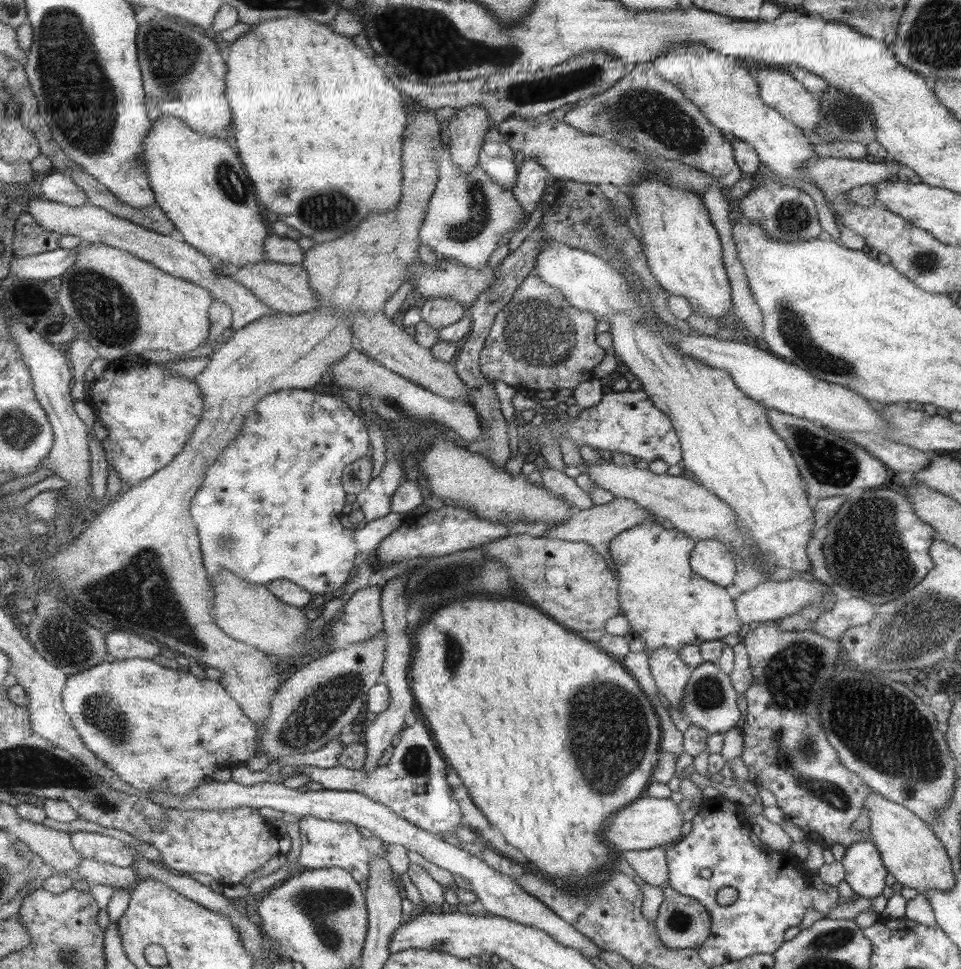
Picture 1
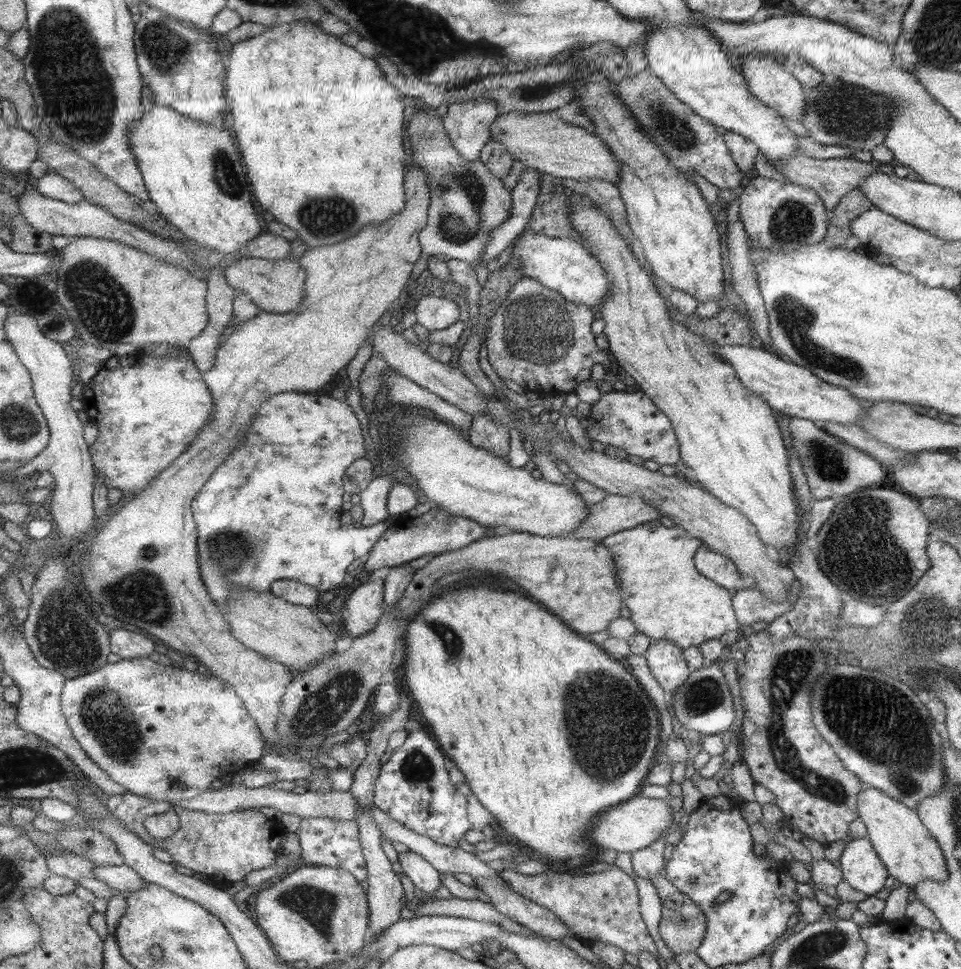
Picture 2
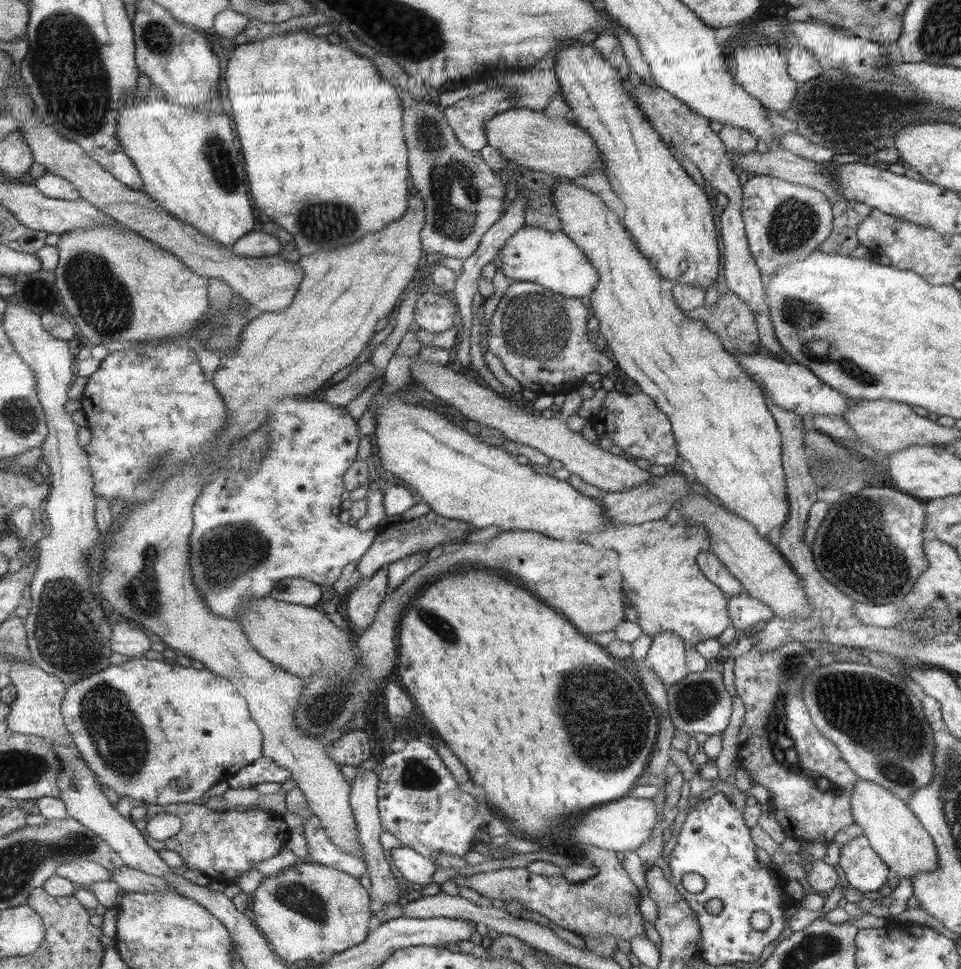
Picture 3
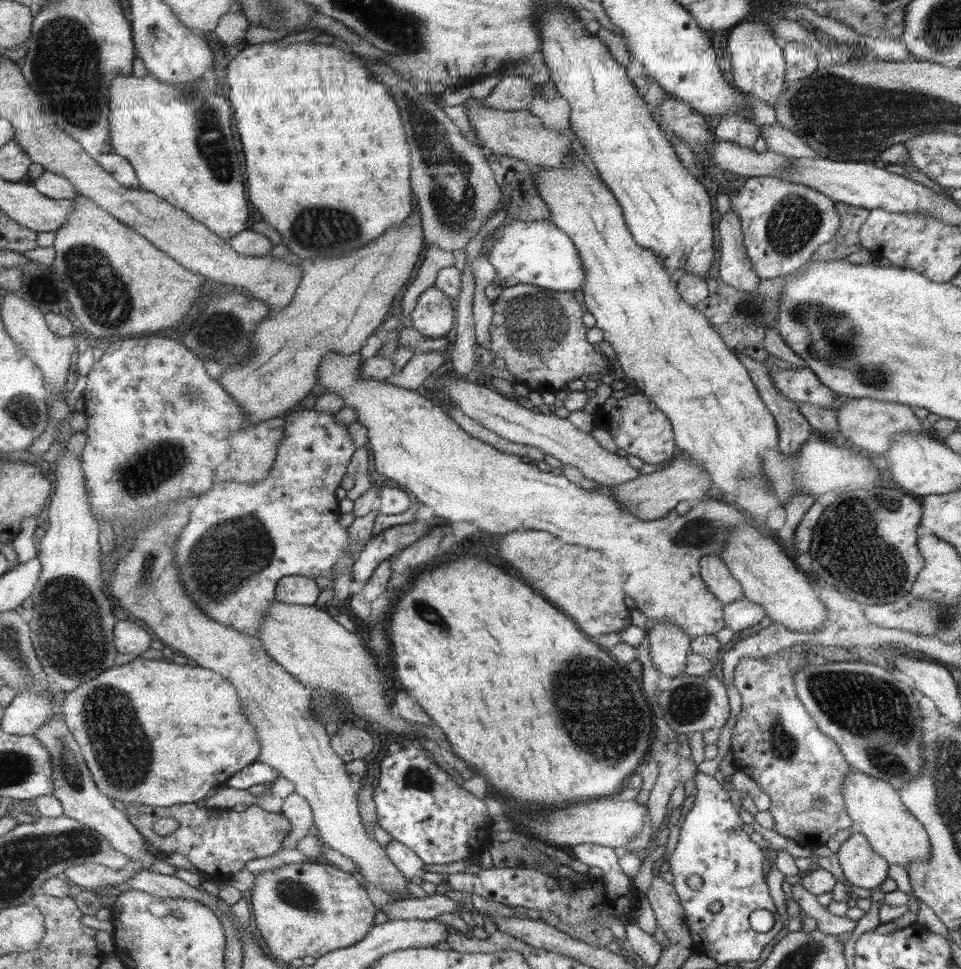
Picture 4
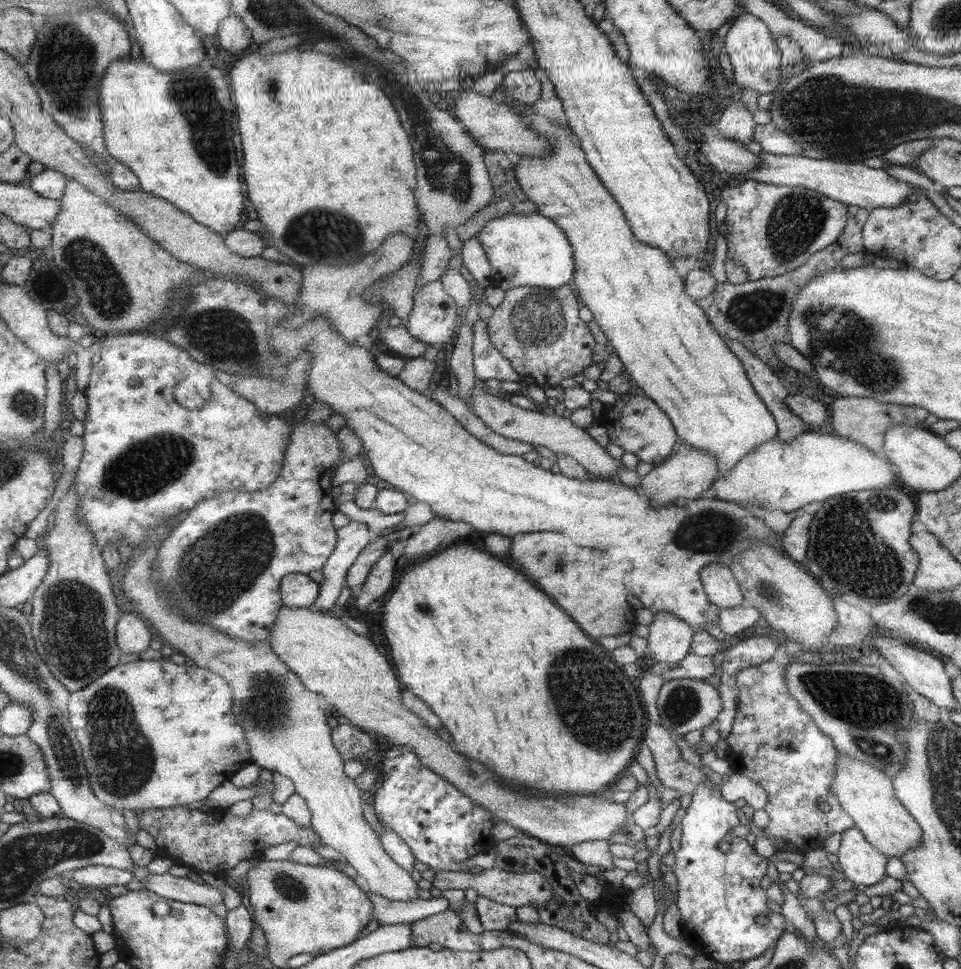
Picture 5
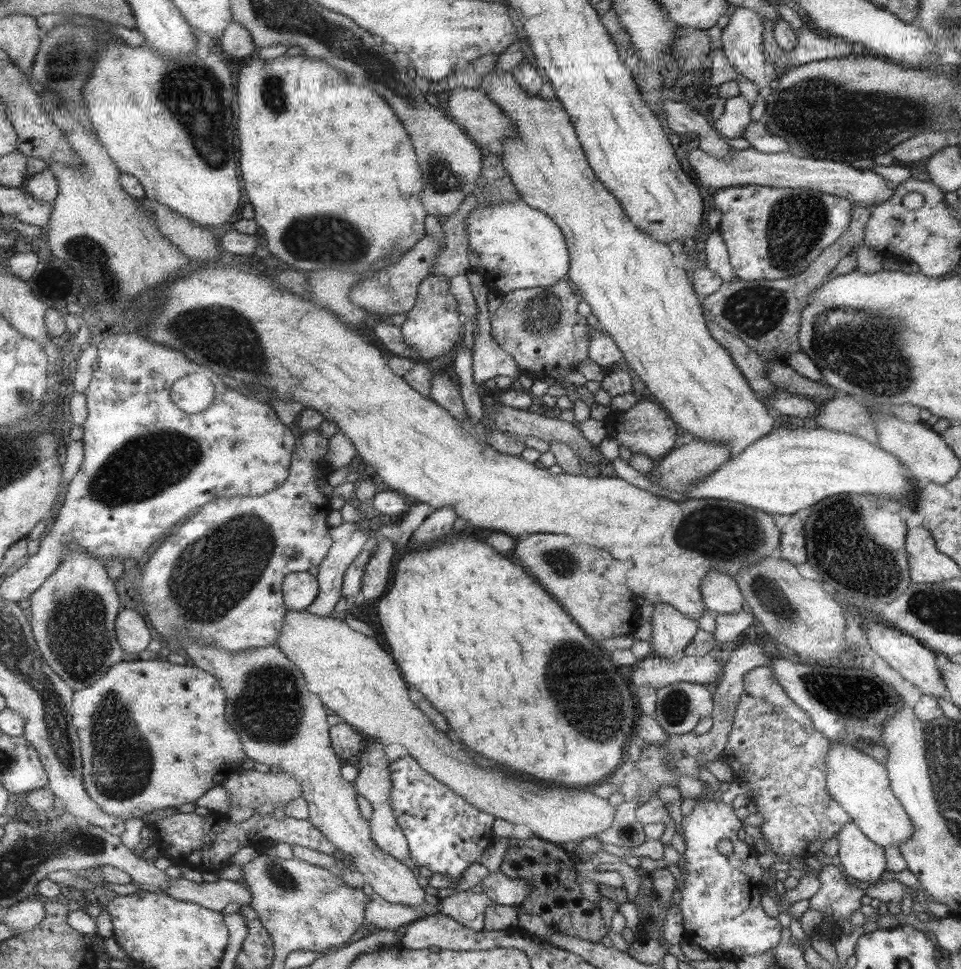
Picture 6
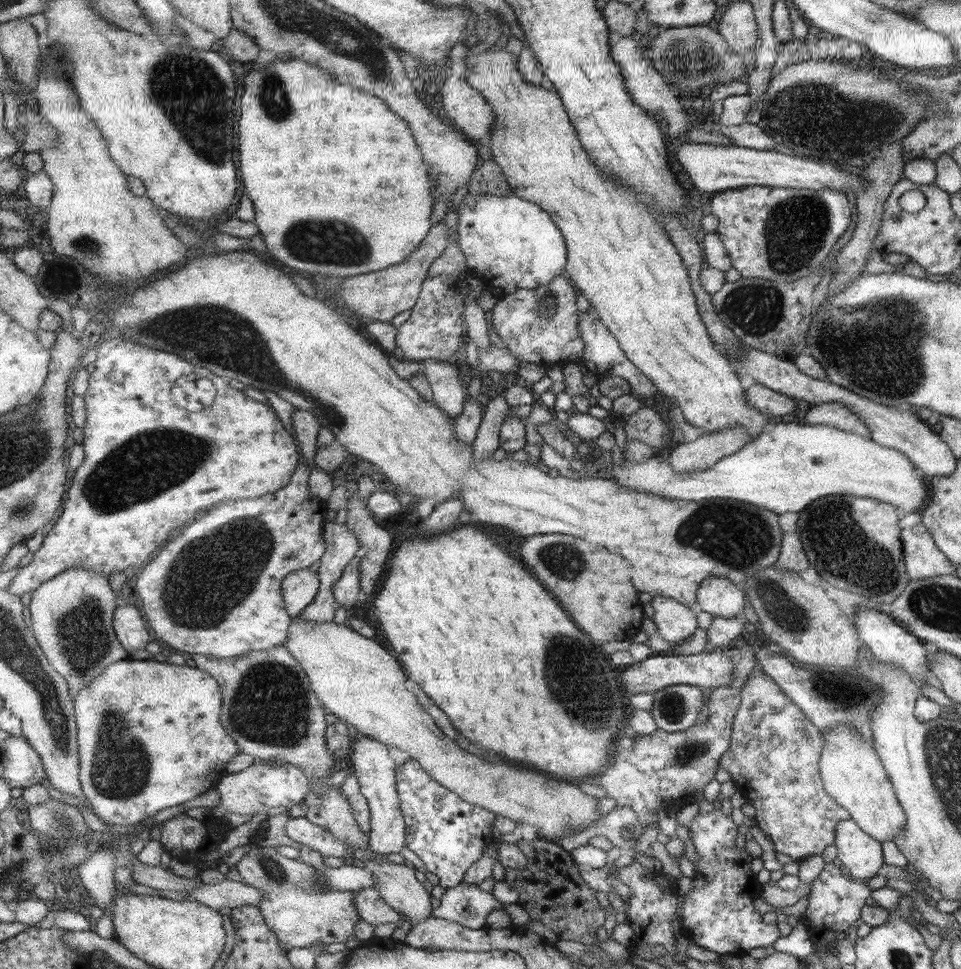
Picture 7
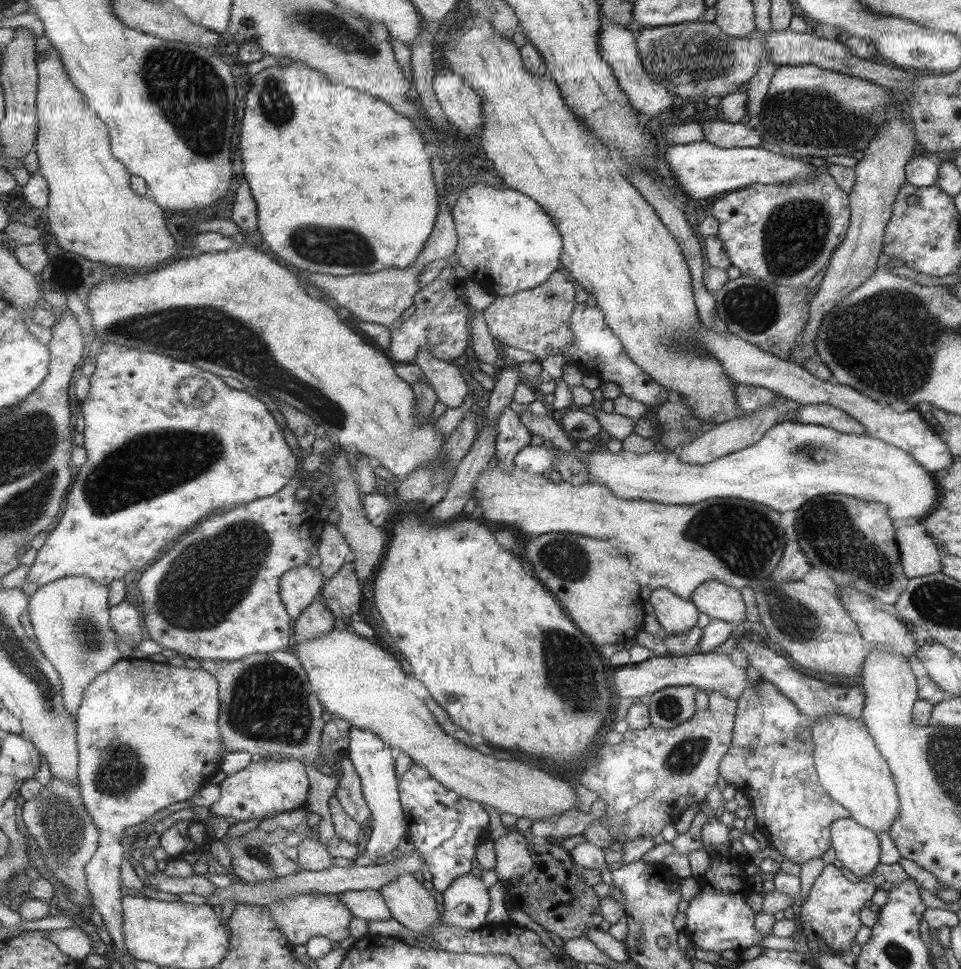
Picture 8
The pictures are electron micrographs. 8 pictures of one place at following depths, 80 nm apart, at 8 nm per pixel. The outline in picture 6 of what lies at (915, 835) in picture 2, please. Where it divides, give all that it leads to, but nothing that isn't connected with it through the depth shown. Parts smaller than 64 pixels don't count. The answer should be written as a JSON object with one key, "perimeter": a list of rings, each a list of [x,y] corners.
{"perimeter":[[[841,742],[831,744],[831,750],[825,760],[826,790],[850,815],[850,821],[858,826],[858,829],[871,839],[871,842],[883,849],[888,846],[897,847],[913,836],[910,817],[890,789],[886,767],[878,763],[871,755],[863,754],[854,747],[845,746]]]}

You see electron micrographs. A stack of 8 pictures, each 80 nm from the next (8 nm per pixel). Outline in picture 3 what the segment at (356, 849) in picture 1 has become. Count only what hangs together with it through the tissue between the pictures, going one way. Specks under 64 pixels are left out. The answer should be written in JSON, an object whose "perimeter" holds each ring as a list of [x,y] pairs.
{"perimeter":[[[311,815],[307,819],[302,831],[307,842],[307,852],[309,852],[305,857],[306,861],[333,867],[345,874],[355,875],[355,878],[360,877],[366,871],[363,859],[347,854],[329,842],[316,816]]]}

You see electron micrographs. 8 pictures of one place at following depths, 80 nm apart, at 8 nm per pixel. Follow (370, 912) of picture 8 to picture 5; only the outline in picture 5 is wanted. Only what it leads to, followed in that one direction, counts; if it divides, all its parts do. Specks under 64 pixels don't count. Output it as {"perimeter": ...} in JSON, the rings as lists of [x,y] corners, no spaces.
{"perimeter":[[[367,892],[369,899],[374,903],[374,912],[370,914],[371,920],[377,920],[379,925],[410,924],[414,920],[425,918],[443,912],[449,903],[444,897],[431,897],[430,899],[411,900],[409,902],[391,901]]]}

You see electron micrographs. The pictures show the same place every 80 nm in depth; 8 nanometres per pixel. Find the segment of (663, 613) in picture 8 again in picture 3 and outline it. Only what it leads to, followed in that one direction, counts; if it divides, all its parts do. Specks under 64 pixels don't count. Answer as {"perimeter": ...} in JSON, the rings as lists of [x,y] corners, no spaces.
{"perimeter":[[[659,632],[652,637],[645,662],[663,685],[682,681],[689,673],[686,668],[683,639],[671,632]]]}

